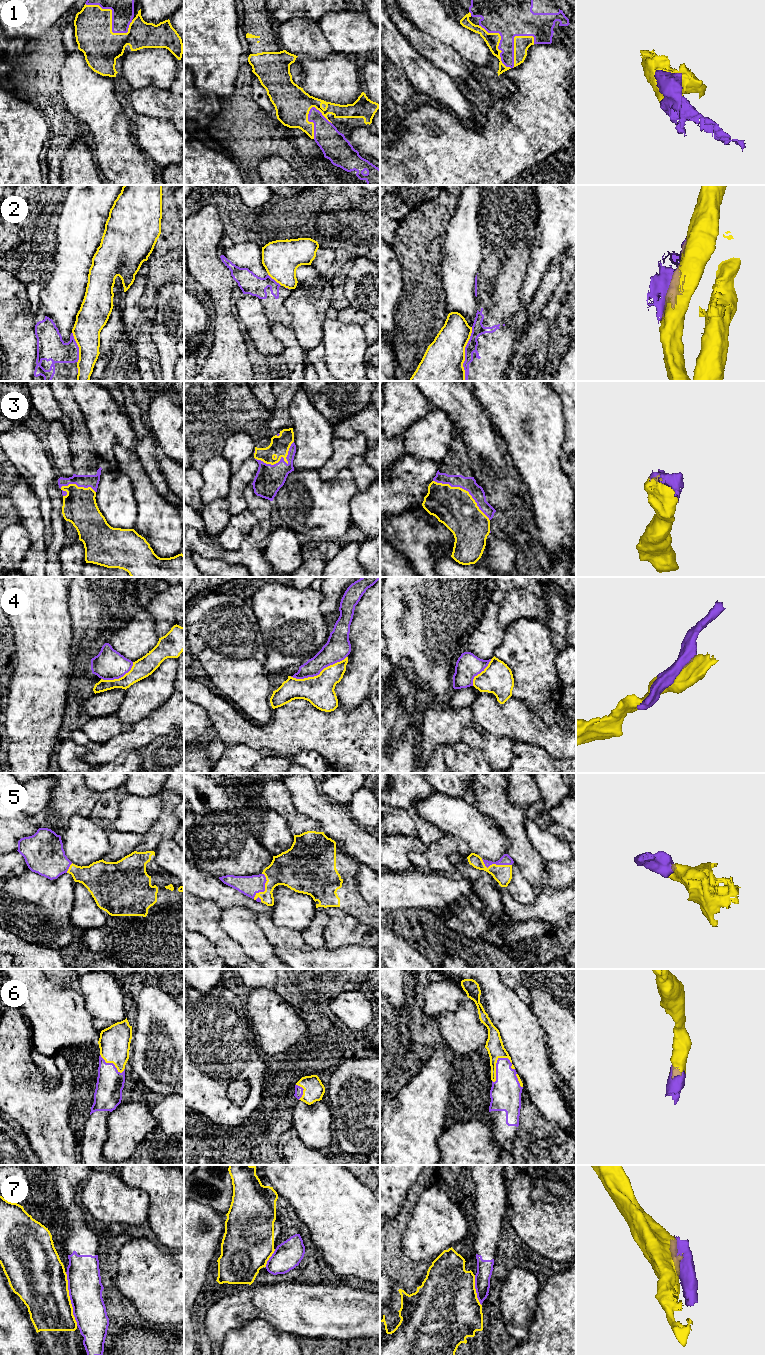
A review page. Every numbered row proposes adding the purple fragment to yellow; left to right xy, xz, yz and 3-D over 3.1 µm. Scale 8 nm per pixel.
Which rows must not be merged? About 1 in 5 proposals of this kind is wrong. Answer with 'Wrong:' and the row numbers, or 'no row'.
Wrong: 2, 4, 7

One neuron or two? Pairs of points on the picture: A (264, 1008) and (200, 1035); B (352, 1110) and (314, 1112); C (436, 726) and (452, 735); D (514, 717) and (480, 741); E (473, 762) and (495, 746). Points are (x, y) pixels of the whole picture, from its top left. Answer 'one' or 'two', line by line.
A: two
B: two
C: one
D: two
E: two

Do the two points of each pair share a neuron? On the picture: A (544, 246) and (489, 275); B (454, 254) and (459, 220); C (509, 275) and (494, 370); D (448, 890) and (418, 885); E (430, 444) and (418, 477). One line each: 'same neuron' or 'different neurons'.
A: different neurons
B: same neuron
C: same neuron
D: same neuron
E: different neurons

